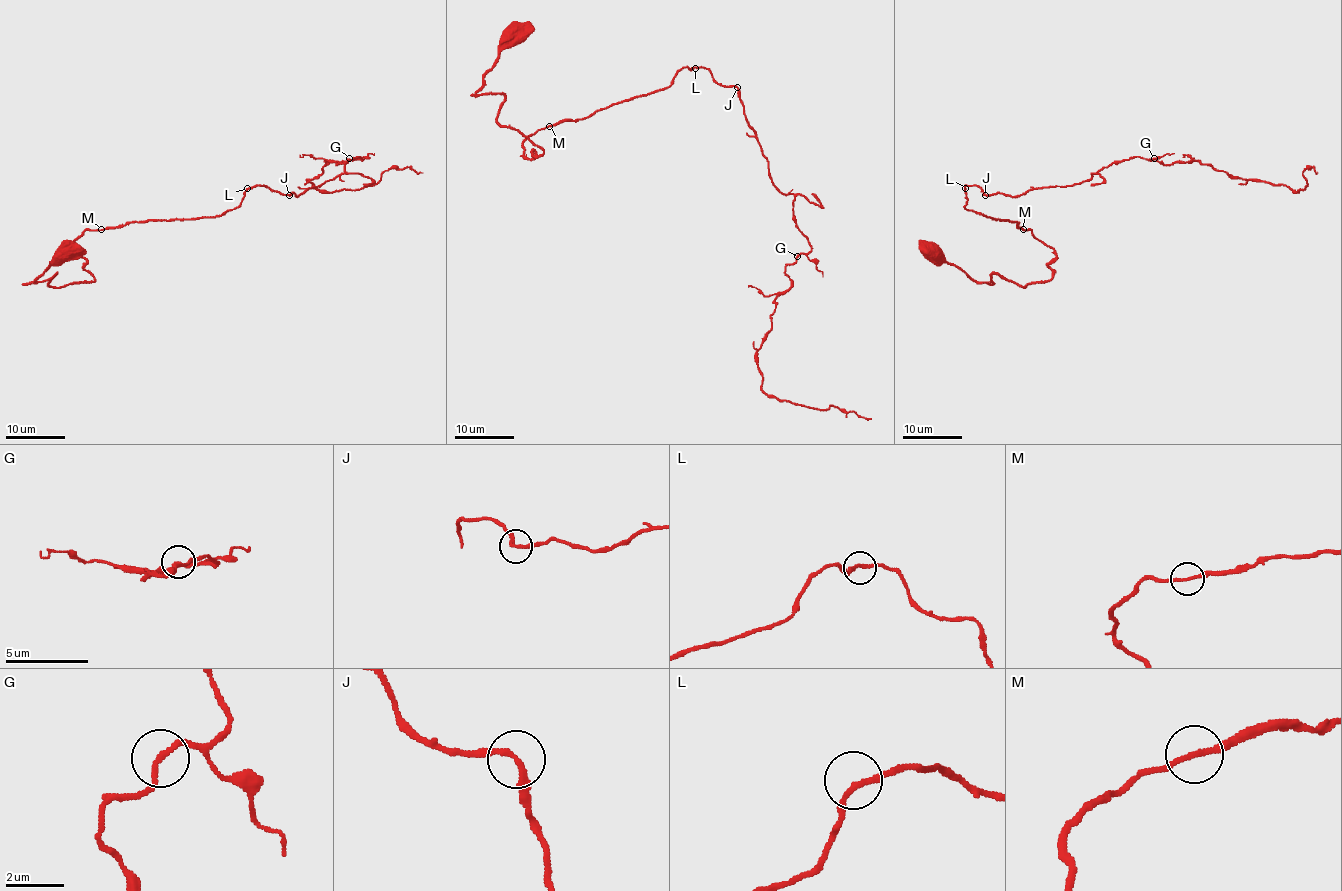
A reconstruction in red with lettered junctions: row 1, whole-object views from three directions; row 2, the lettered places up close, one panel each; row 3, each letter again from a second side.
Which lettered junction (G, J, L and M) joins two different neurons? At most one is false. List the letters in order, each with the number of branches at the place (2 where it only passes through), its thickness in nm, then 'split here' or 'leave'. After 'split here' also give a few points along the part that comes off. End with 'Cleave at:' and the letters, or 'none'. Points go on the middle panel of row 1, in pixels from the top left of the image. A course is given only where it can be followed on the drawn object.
G: 2 | 180 nm | leave
J: 2 | 200 nm | leave
L: 2 | 190 nm | leave
M: 2 | 180 nm | leave
Cleave at: none

